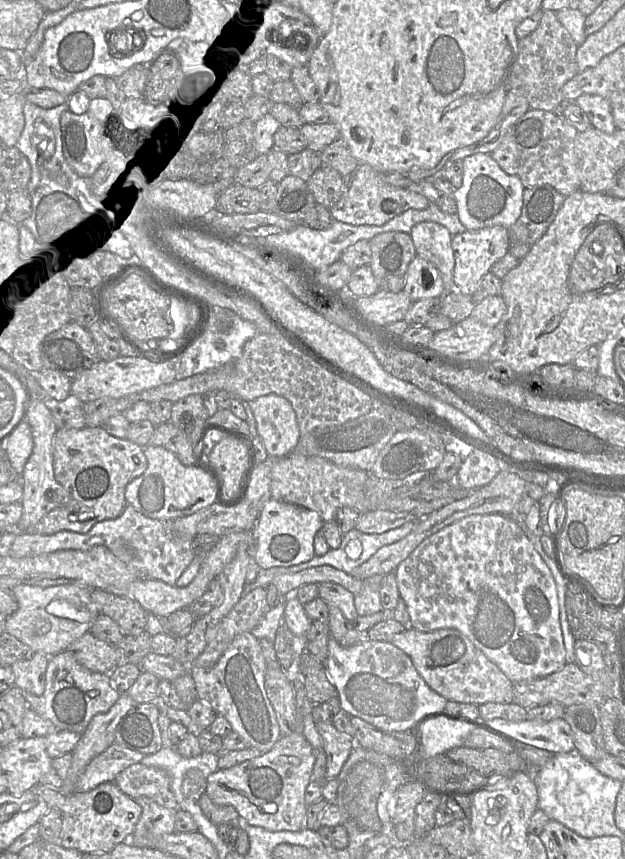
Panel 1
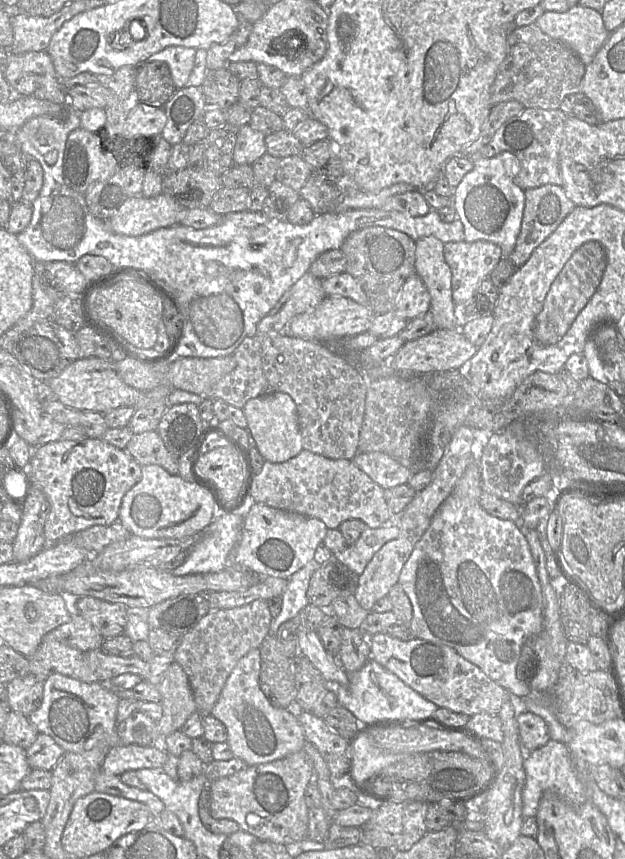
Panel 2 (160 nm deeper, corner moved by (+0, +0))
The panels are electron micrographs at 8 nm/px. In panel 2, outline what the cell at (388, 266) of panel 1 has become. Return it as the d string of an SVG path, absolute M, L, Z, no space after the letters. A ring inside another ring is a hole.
M372 226L352 232L340 250L346 257L345 272L359 282L373 313L382 315L393 311L402 285L410 275L416 273L415 241L401 231Z

